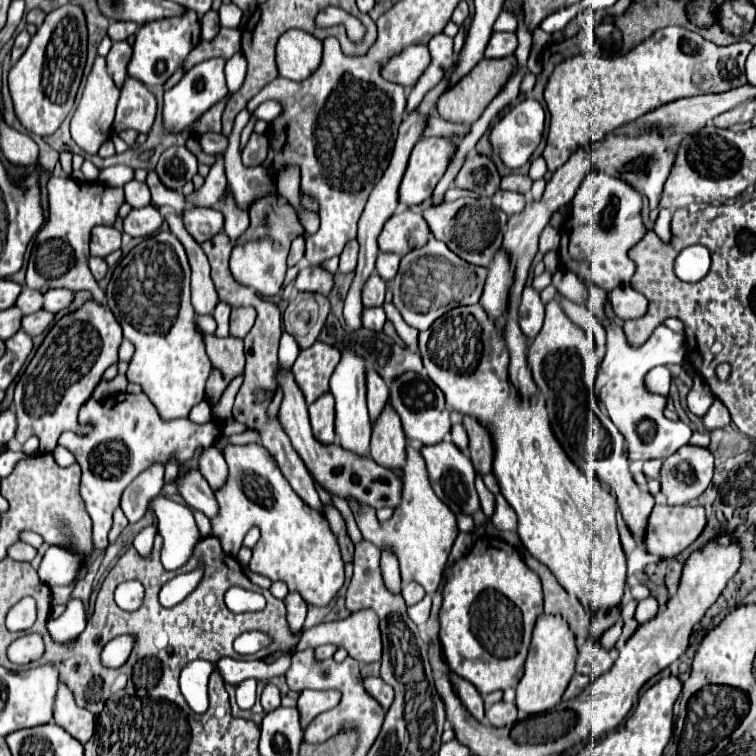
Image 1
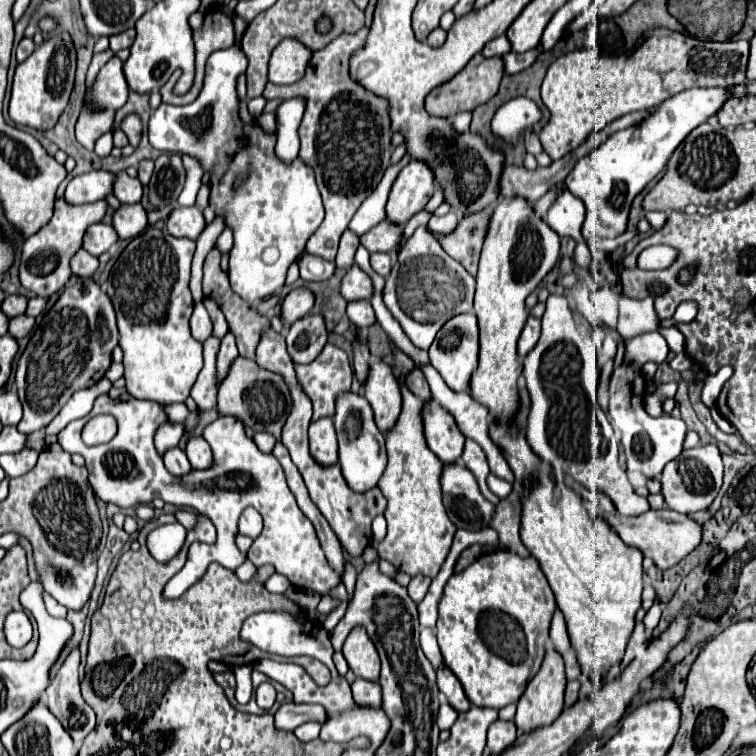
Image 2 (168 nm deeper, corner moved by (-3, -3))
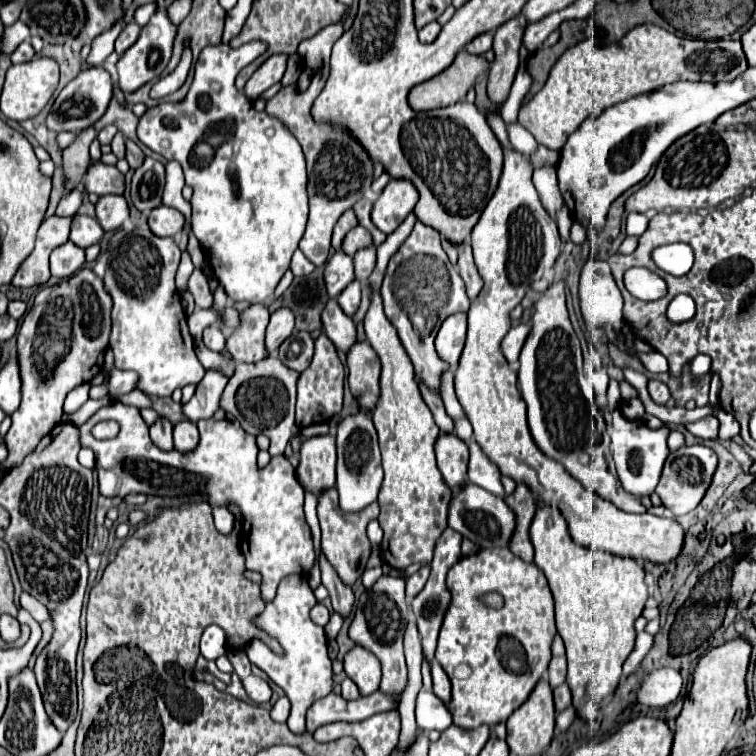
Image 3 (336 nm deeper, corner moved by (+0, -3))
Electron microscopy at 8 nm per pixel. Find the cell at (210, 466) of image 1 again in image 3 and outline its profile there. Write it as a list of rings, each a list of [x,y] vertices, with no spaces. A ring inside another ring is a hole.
[[[181,420],[173,426],[173,444],[181,452],[189,452],[197,446],[199,442],[199,432],[197,426],[189,420]]]

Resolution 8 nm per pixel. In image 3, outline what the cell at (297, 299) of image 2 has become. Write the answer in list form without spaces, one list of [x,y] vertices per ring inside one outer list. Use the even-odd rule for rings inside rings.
[[[277,310],[271,314],[271,322],[267,326],[267,336],[265,336],[265,348],[269,350],[269,356],[277,354],[277,348],[289,334],[293,332],[293,312],[291,310]]]

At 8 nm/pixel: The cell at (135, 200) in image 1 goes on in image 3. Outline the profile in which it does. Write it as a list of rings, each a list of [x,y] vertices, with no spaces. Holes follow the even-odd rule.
[[[95,162],[89,166],[87,174],[81,180],[85,192],[93,192],[97,196],[105,196],[105,194],[123,194],[125,190],[125,178],[123,174],[109,164],[103,162]]]

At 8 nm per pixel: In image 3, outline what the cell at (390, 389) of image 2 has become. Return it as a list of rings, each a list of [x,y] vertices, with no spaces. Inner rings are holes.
[[[355,342],[347,352],[347,382],[355,400],[365,408],[375,408],[379,394],[381,364],[367,342]]]

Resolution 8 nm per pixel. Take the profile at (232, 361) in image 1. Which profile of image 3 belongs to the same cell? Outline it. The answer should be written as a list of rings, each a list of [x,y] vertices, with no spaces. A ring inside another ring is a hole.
[[[265,358],[255,364],[239,364],[221,396],[221,408],[233,414],[245,432],[265,434],[271,440],[269,454],[281,456],[295,426],[295,396],[299,372],[289,370],[279,358]]]

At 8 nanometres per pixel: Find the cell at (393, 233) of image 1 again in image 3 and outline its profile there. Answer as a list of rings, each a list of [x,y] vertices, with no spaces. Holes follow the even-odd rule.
[[[359,224],[353,230],[349,230],[349,234],[345,234],[345,242],[341,244],[341,250],[349,256],[353,256],[357,250],[371,246],[371,234]]]

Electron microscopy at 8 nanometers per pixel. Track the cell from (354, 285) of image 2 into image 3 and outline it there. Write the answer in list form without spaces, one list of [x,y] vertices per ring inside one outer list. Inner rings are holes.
[[[333,252],[325,264],[325,286],[329,298],[337,298],[337,294],[353,282],[353,260],[345,252]]]

